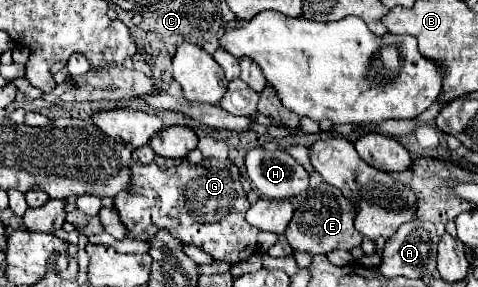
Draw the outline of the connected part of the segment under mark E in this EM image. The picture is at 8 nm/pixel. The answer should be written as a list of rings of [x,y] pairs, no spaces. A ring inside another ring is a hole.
[[[321,182],[317,188],[305,190],[295,200],[295,214],[289,222],[285,236],[293,250],[307,250],[311,254],[327,254],[331,250],[351,250],[355,246],[361,246],[363,236],[353,226],[355,220],[355,208],[333,188],[331,184]]]

